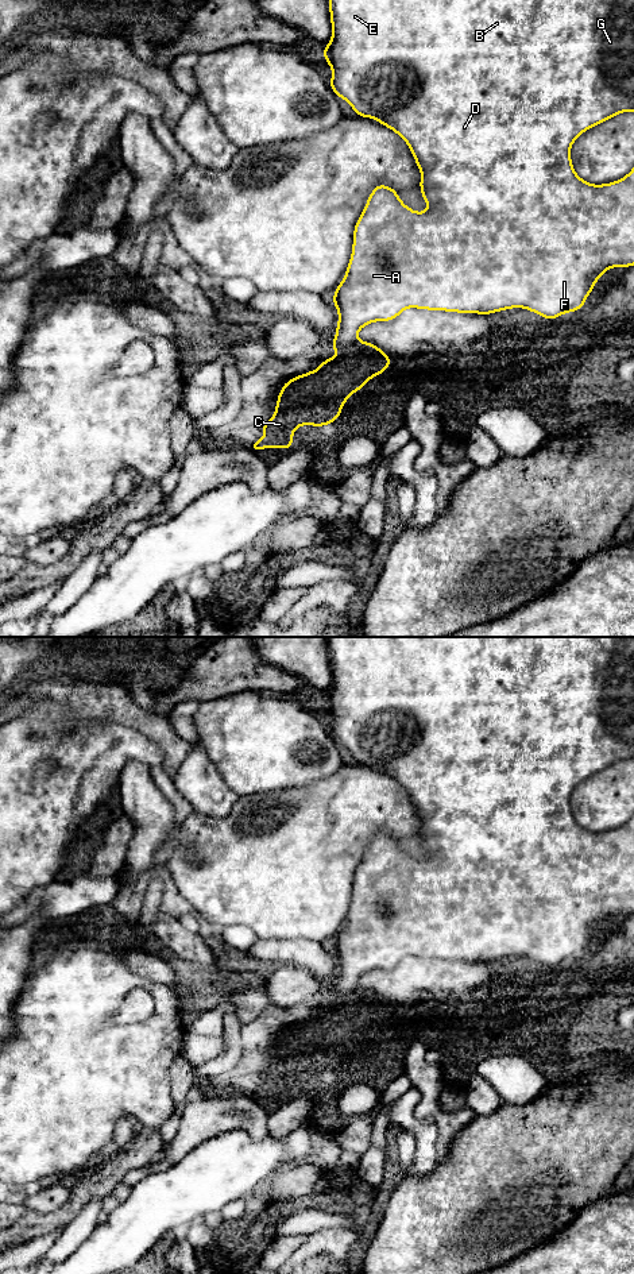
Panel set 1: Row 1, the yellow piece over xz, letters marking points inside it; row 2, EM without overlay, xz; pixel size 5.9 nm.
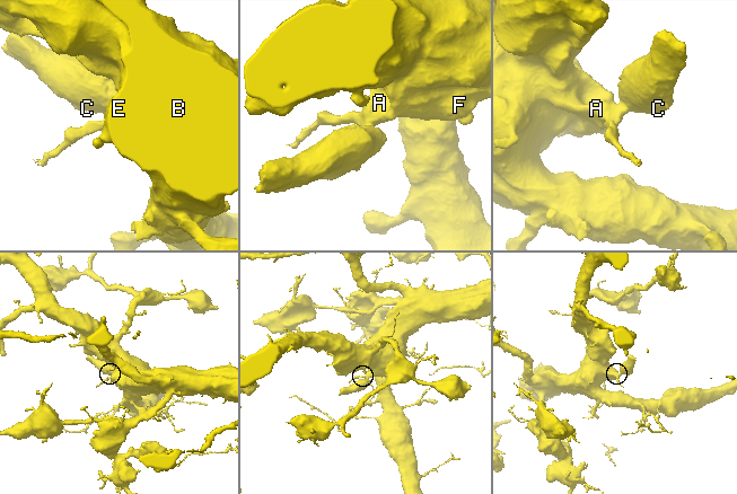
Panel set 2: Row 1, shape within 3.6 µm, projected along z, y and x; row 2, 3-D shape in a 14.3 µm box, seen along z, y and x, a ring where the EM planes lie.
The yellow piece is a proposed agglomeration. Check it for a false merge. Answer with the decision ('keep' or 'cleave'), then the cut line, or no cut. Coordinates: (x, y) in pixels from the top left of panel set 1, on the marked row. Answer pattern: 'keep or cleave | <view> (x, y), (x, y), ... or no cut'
cleave | xz (358, 339), (339, 350)

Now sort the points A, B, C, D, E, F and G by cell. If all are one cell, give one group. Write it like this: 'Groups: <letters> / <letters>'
Groups: A B D E F G / C

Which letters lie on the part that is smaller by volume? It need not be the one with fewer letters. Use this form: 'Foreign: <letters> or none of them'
Foreign: C

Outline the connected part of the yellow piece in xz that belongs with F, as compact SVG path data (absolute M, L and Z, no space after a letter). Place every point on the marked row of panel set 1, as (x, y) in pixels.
M329 0L329 13L332 23L332 38L322 50L322 57L332 67L330 89L341 99L349 103L353 112L362 117L370 117L398 134L409 146L414 161L421 171L420 189L422 198L428 204L425 212L415 212L401 201L399 194L383 184L374 188L366 206L357 219L353 229L353 244L345 275L335 289L333 305L339 313L336 336L330 344L333 351L340 351L357 340L359 331L367 324L375 321L393 321L405 309L417 308L426 310L444 310L456 313L478 313L488 316L490 313L522 308L553 320L561 314L576 312L583 308L587 297L591 294L598 279L614 267L634 266L634 167L623 178L602 185L594 185L581 179L571 159L571 147L573 142L587 130L622 113L634 112L634 0Z

